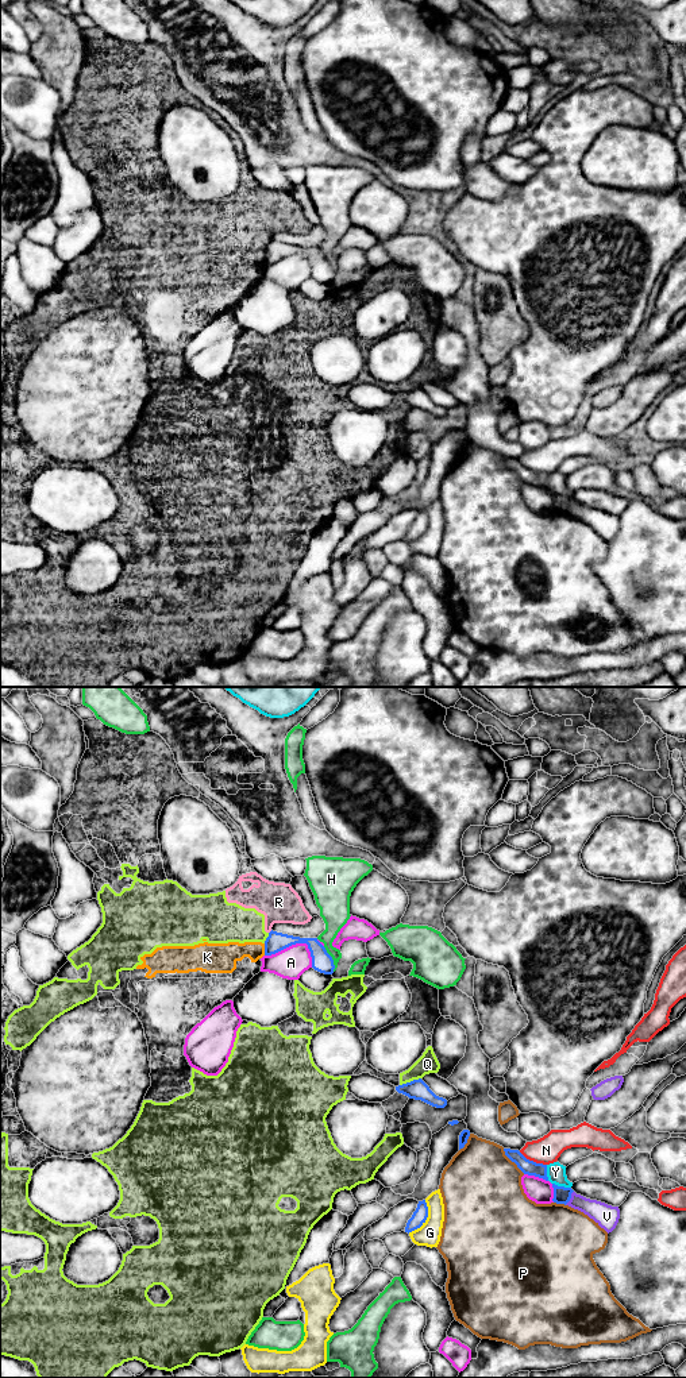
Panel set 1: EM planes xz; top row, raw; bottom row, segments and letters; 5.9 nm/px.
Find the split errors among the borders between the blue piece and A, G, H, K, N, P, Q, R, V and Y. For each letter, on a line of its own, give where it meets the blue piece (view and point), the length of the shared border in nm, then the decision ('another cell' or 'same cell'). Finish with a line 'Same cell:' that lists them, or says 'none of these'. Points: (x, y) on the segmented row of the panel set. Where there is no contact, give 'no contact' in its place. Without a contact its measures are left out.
A: meets blue in xz at (297, 942); contact 300 nm long; another cell
G: meets blue in xz at (426, 1219); contact 220 nm long; another cell
H: meets blue in xz at (331, 958); contact 170 nm long; another cell
K: meets blue in xz at (265, 949); contact 70 nm long; another cell
N: meets blue in xz at (532, 1161); contact 190 nm long; another cell
P: meets blue in xz at (512, 1161); contact 200 nm long; another cell
Q: meets blue in xz at (411, 1081); contact 140 nm long; another cell
R: meets blue in xz at (270, 931); contact 30 nm long; another cell
V: meets blue in xz at (570, 1197); contact 100 nm long; another cell
Y: meets blue in xz at (562, 1187); contact 120 nm long; another cell
Same cell: none of these

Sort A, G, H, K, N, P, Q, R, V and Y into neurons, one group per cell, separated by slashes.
A / G / H / K Q R / N / P / V / Y

